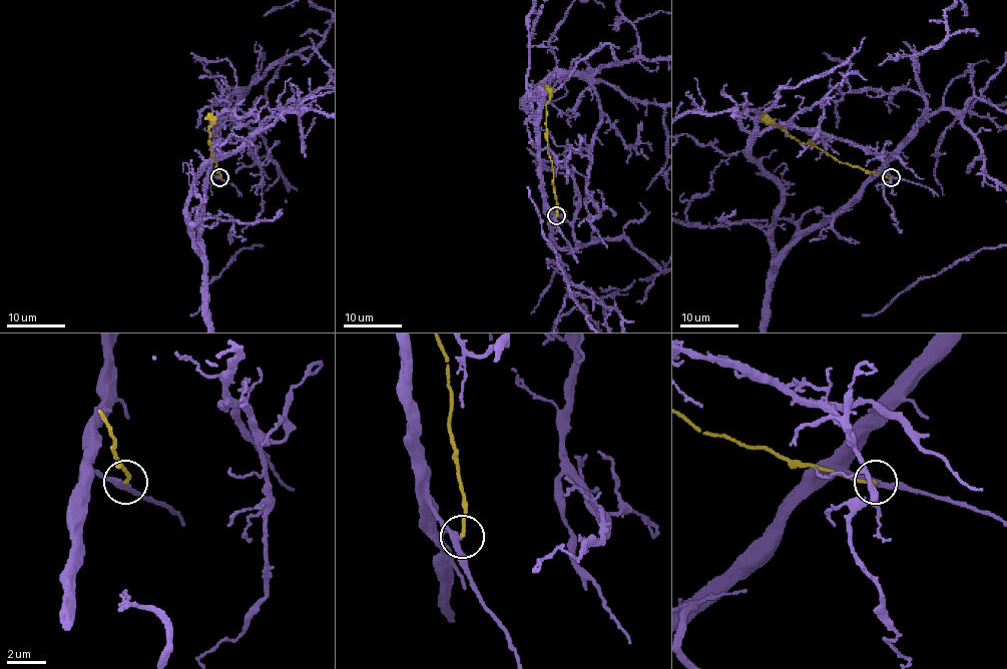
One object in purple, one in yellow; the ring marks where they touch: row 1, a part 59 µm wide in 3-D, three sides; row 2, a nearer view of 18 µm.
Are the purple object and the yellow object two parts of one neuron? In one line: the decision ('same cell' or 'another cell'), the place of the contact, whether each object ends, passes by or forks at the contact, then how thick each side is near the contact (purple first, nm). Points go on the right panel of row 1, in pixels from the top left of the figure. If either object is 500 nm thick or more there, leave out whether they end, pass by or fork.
another cell; place (891, 177); purple passes by; yellow ends; calibres 280 and 160 nm

